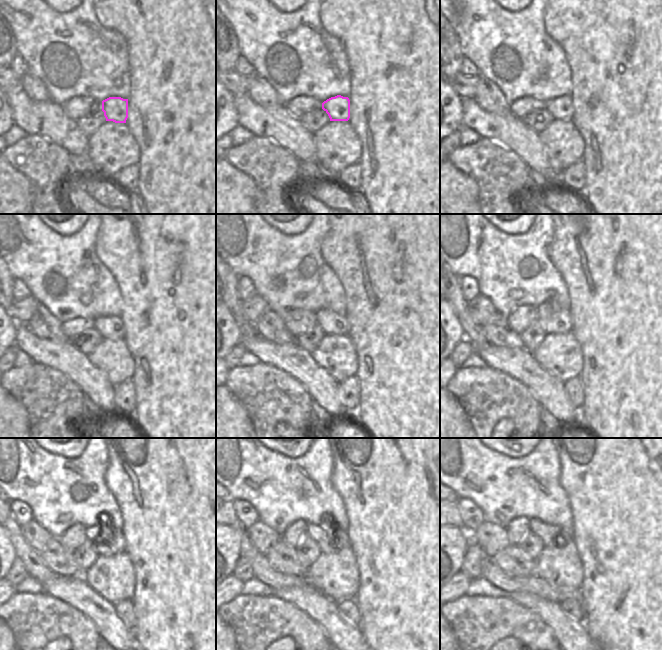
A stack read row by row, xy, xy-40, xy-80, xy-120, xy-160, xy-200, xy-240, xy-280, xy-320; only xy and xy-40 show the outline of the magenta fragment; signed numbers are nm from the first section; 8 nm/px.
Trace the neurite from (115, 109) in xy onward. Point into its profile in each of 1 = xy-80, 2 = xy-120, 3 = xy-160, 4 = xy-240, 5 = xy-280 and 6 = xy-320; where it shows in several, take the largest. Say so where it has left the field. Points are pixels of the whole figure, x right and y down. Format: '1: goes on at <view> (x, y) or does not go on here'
1: goes on at xy-80 (561, 108)
2: goes on at xy-120 (112, 327)
3: goes on at xy-160 (331, 323)
4: goes on at xy-240 (106, 542)
5: goes on at xy-280 (330, 540)
6: goes on at xy-320 (551, 535)

